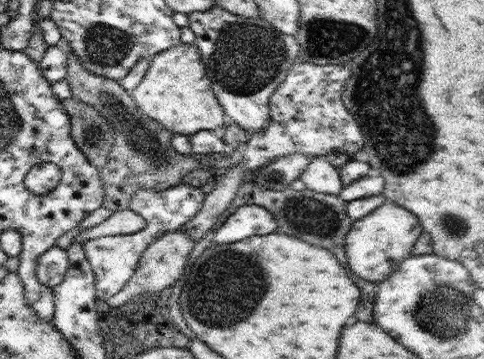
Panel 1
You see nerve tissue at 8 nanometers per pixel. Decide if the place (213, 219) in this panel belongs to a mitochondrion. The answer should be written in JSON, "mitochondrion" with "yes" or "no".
{"mitochondrion":"no"}

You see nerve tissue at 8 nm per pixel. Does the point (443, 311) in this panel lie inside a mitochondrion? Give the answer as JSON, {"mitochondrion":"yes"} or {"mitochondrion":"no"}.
{"mitochondrion":"yes"}

